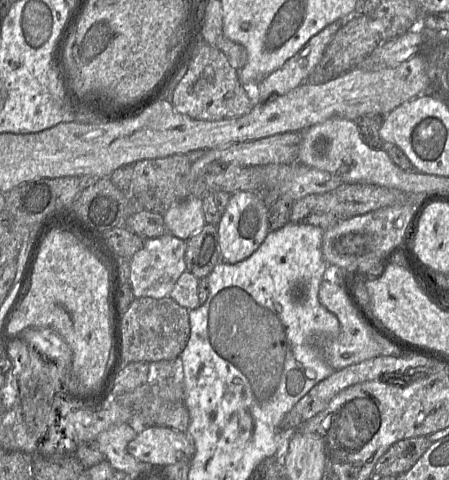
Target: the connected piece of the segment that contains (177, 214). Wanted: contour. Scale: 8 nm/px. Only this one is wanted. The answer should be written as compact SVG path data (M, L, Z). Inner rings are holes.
M188 197L163 215L168 233L187 241L206 225L202 198Z

